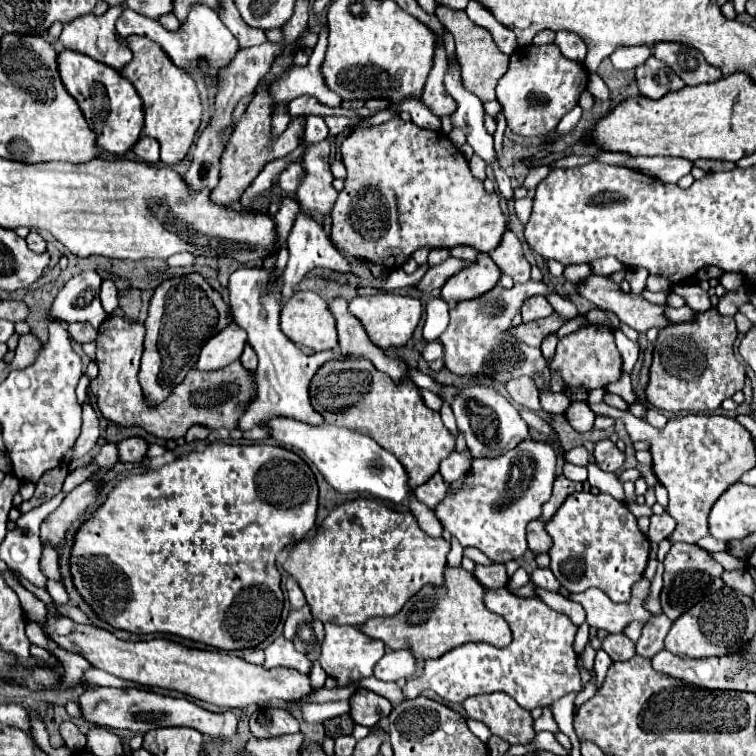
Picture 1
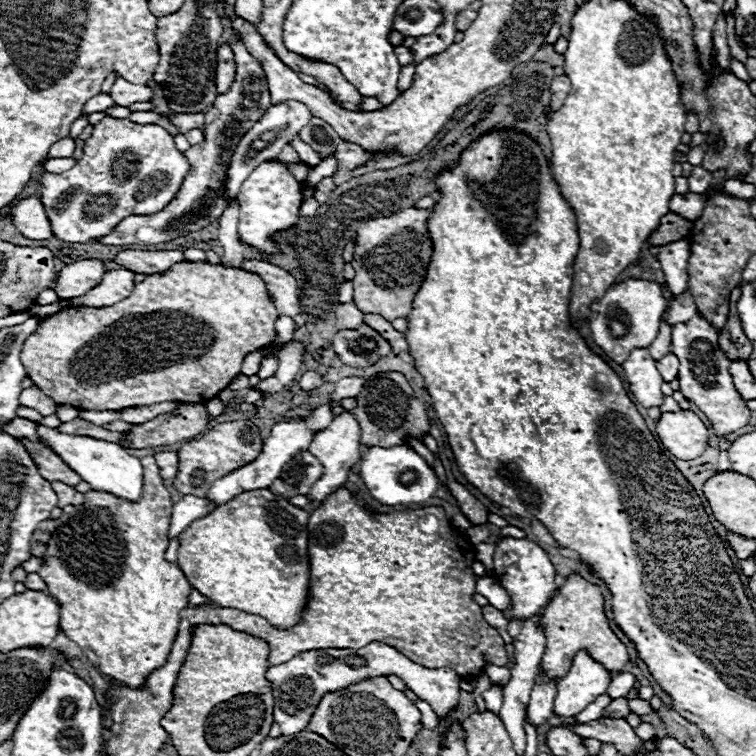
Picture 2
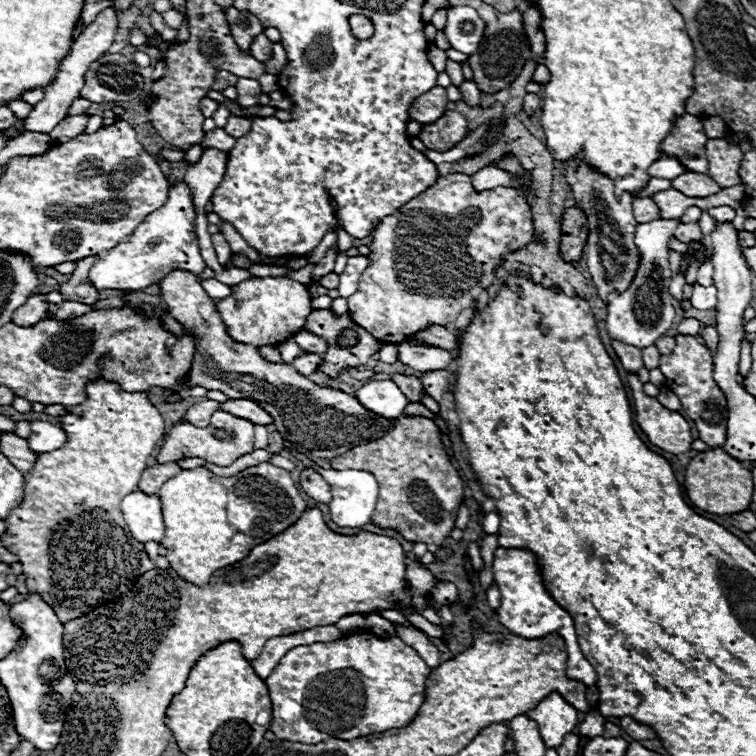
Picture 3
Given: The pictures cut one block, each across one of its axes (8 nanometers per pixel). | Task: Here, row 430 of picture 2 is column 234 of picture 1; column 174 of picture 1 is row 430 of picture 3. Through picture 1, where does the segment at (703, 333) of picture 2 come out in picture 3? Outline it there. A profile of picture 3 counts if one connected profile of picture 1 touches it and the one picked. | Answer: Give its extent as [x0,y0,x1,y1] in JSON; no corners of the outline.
[660,334,728,448]

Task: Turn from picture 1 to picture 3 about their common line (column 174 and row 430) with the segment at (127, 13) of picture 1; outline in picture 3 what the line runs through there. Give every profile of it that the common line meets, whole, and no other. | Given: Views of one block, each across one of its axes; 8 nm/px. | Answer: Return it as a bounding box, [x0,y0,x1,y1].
[27,420,66,454]

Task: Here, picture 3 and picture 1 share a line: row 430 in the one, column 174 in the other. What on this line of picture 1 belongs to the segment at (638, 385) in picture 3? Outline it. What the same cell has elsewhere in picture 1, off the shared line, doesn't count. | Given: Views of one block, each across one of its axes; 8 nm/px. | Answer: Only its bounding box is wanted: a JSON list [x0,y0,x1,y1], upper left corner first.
[44,610,314,708]

